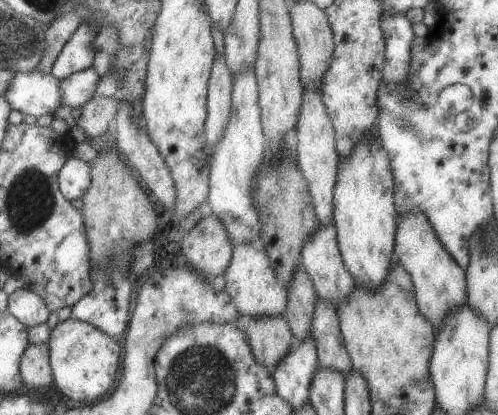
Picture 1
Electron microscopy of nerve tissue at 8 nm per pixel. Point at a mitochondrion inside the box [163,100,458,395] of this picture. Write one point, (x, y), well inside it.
(403, 125)

